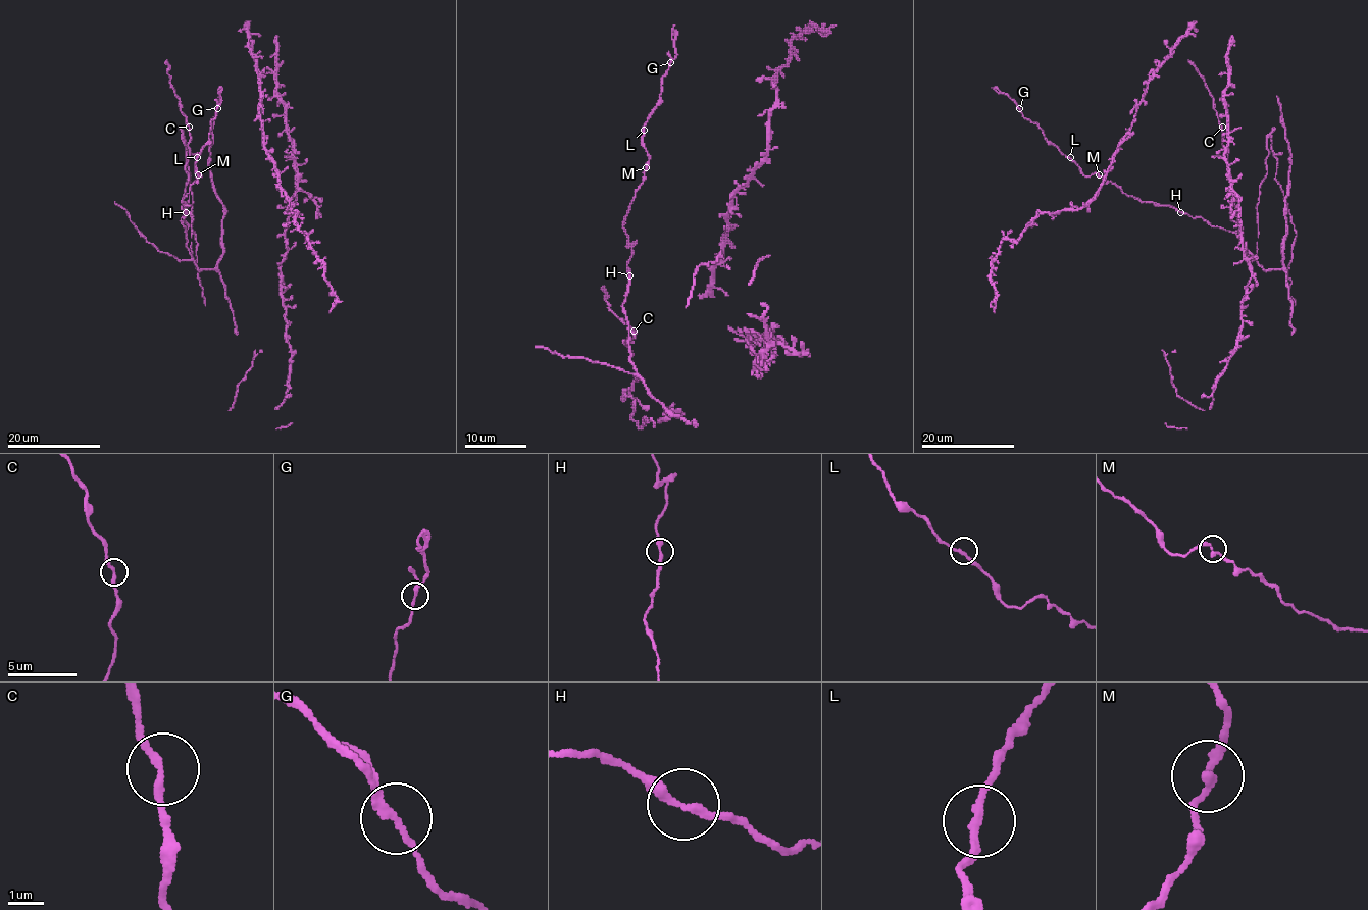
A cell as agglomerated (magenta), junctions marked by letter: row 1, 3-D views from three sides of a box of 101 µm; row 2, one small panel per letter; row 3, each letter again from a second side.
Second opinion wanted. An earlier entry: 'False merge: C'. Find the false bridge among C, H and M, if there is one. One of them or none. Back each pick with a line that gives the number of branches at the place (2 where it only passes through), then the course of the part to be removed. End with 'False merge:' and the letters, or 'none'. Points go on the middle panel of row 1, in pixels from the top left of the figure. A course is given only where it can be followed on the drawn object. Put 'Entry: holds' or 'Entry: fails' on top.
Entry: fails
False merge: none

